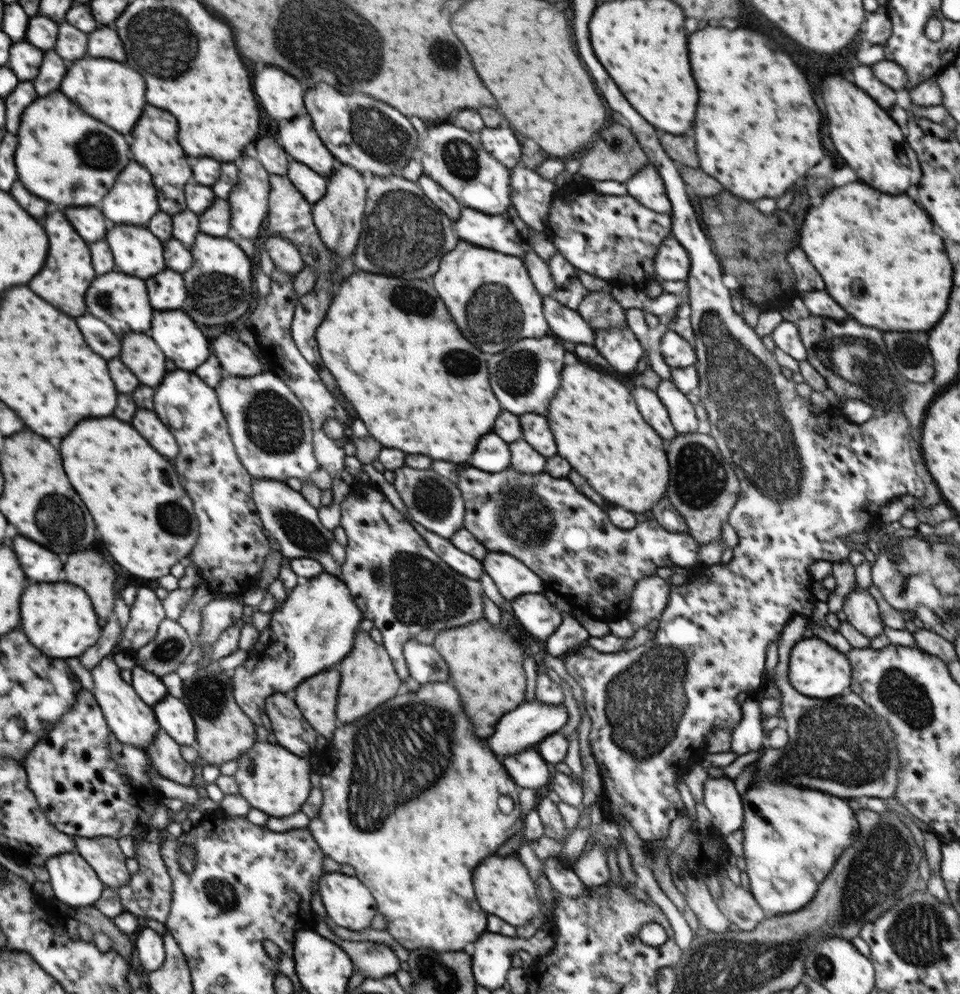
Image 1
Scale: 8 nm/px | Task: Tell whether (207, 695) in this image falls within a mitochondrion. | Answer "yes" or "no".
yes

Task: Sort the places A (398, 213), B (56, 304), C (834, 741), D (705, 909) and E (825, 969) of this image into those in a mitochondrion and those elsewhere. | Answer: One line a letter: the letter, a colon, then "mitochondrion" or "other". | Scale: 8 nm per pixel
A: mitochondrion
B: other
C: mitochondrion
D: other
E: mitochondrion

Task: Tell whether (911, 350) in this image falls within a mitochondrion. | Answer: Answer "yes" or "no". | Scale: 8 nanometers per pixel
yes

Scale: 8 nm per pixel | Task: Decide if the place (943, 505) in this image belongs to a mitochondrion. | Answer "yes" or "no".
no

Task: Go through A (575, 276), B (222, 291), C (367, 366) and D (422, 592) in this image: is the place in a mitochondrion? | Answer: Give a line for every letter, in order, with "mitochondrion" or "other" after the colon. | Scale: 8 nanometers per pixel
A: other
B: mitochondrion
C: other
D: mitochondrion

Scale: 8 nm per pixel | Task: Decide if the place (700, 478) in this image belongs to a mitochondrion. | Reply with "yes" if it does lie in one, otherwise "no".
yes

